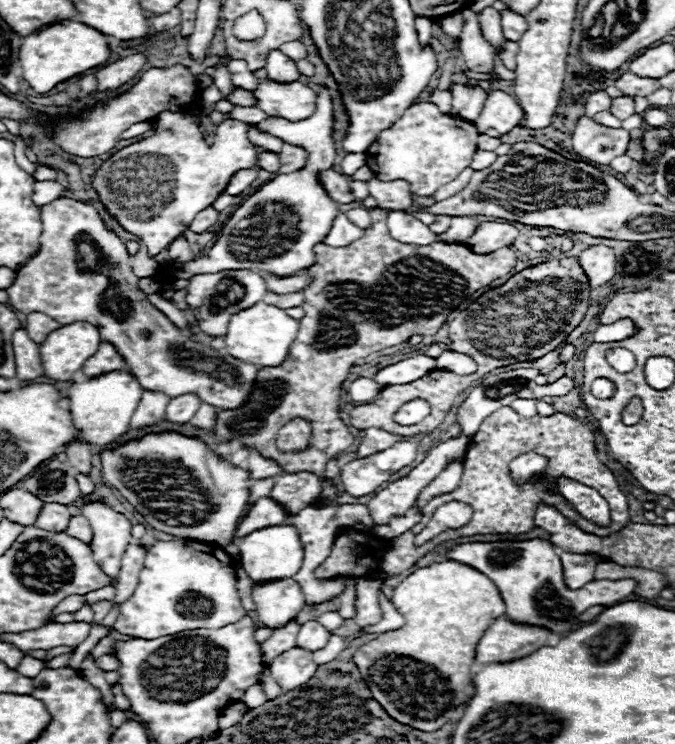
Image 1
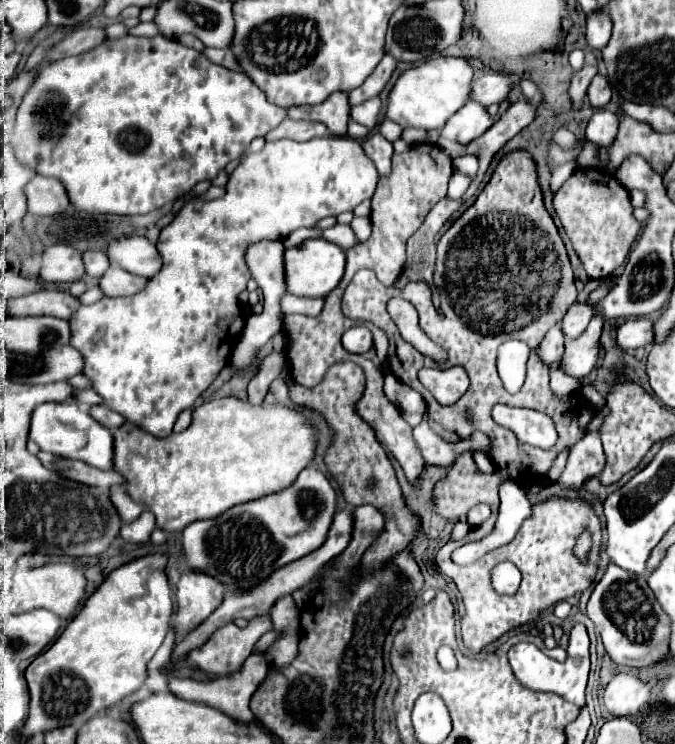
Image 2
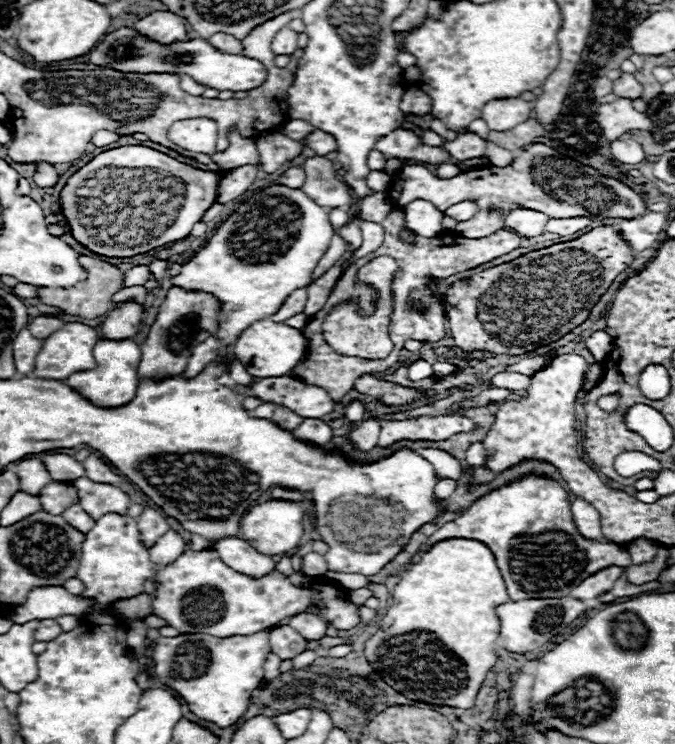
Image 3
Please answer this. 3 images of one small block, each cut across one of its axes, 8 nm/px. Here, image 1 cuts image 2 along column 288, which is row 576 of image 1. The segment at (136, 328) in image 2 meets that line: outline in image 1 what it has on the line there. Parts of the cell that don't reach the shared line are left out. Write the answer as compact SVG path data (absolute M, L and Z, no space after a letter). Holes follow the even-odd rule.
M184 538L168 542L156 540L144 556L138 590L120 606L120 616L112 628L126 636L154 640L182 630L234 624L246 614L238 598L234 568L234 560L220 546Z

